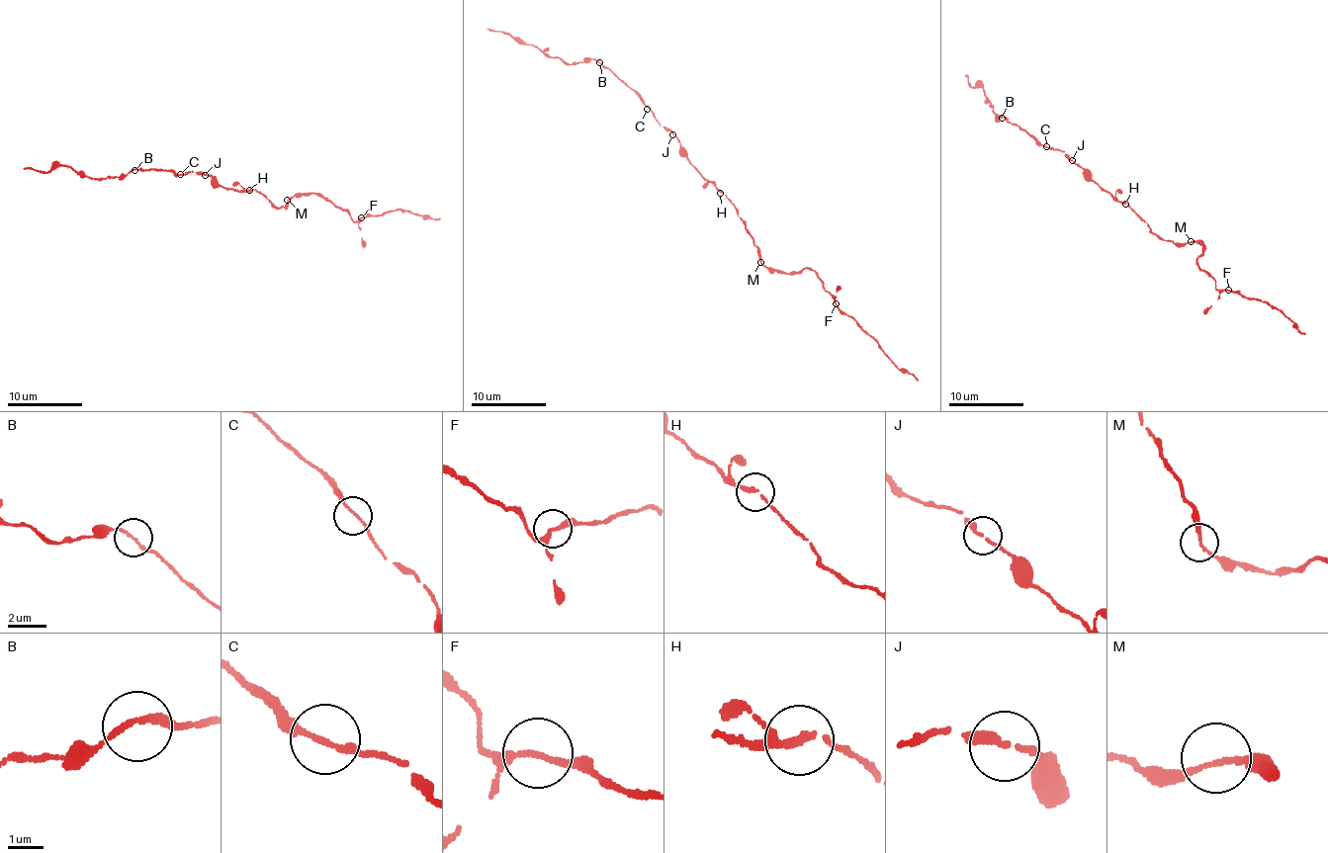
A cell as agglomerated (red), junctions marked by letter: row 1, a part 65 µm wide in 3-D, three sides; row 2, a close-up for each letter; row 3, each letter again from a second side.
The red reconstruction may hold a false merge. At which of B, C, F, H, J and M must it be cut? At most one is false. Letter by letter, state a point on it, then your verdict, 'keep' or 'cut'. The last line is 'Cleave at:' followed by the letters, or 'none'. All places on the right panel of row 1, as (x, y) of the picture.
B: place (1002, 118); keep
C: place (1046, 146); keep
F: place (1228, 290); keep
H: place (1125, 204); keep
J: place (1072, 160); keep
M: place (1191, 241); keep
Cleave at: none

